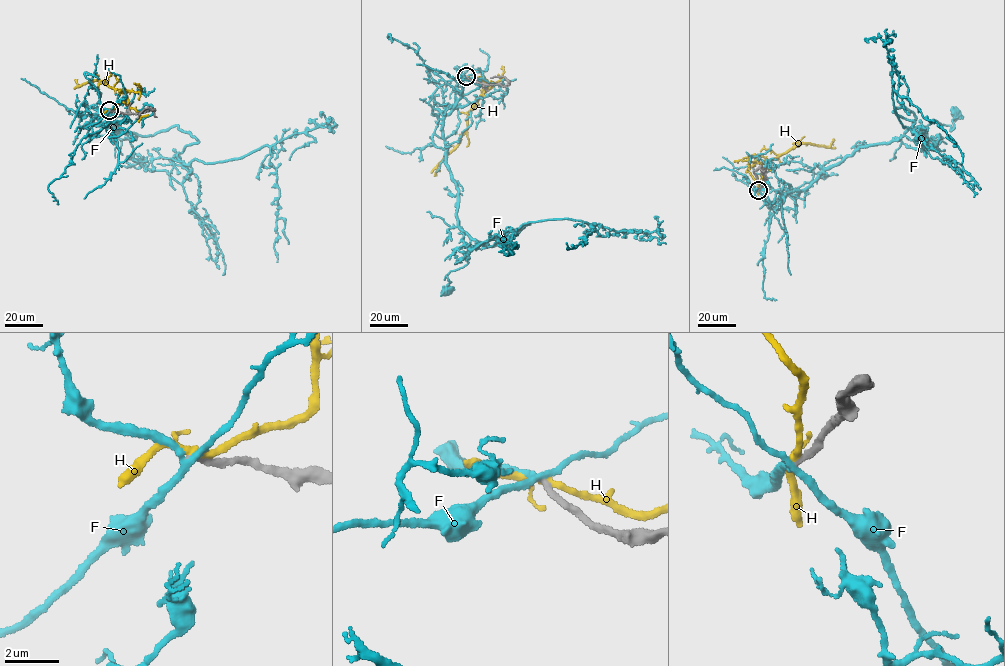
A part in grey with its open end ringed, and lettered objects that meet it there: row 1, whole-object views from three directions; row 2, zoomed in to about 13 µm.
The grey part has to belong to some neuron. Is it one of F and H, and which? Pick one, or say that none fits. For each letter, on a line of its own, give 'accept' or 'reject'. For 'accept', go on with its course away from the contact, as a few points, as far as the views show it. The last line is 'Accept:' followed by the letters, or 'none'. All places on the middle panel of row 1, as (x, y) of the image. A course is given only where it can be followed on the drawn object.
F: reject
H: reject
Accept: none

